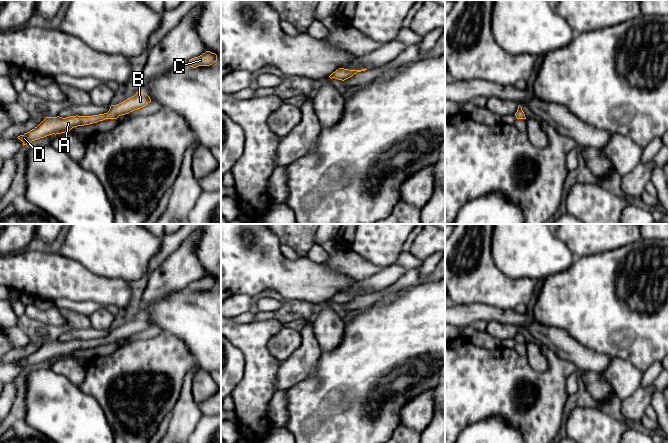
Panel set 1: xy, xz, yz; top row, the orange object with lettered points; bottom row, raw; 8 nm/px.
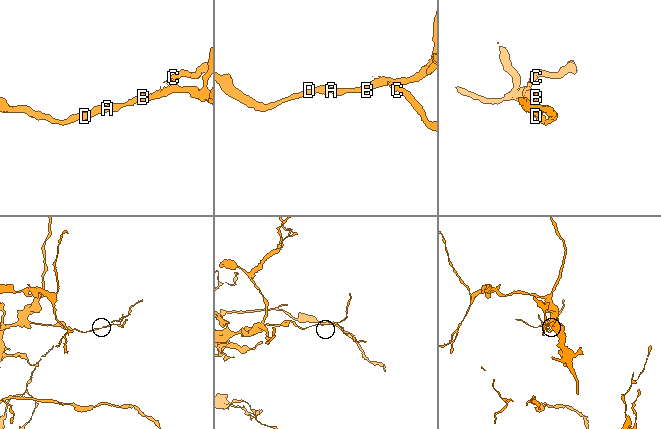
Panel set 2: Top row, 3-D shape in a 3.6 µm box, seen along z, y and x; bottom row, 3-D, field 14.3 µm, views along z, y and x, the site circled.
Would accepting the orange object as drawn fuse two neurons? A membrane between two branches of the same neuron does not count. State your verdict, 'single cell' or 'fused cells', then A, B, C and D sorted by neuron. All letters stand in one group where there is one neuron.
single cell | A B C D

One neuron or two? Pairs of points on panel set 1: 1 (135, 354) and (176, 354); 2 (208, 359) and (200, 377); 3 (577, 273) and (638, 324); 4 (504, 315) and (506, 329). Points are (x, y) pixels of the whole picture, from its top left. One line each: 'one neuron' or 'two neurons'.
1: one neuron
2: two neurons
3: one neuron
4: two neurons

